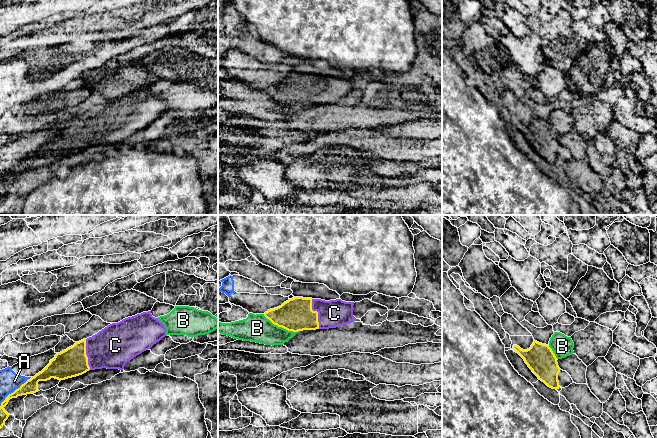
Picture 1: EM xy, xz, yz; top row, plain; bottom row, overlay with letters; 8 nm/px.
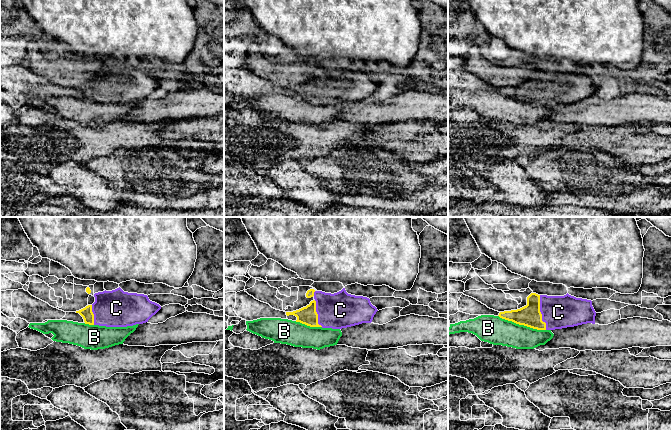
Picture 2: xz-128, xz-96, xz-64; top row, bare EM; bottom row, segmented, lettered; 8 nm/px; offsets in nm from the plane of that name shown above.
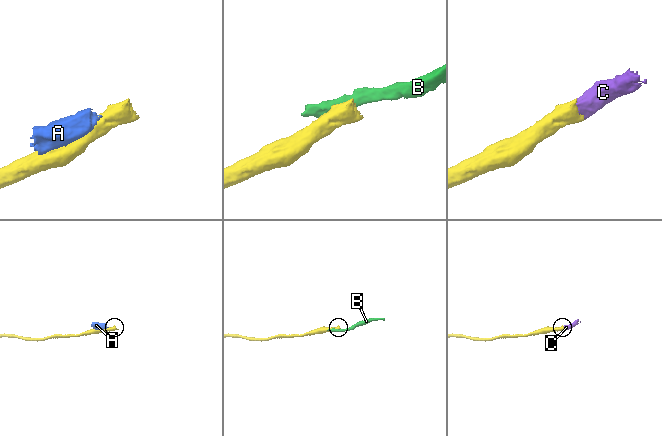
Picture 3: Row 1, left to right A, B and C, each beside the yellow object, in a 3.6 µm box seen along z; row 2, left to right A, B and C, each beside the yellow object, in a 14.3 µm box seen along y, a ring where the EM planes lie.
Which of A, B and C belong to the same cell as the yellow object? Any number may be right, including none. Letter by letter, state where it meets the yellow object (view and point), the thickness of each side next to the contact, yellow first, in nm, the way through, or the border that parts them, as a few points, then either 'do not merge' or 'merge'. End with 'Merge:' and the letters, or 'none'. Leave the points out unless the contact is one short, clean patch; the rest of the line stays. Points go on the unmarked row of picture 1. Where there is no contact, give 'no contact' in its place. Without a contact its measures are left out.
A: contact xy (13, 168); calibres 110 and 160 nm; do not merge
B: contact xz (280, 102); calibres 260 and 220 nm; do not merge
C: contact xz (317, 89); calibres 260 and 220 nm; way xz (296, 90), (317, 89), (334, 89); merge
Merge: C

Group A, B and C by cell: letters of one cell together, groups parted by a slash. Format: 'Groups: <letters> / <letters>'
Groups: A / B / C

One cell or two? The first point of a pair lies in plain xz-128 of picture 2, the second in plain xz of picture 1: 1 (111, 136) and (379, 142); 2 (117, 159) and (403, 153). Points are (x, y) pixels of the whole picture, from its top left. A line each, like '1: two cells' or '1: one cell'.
1: two cells
2: two cells

